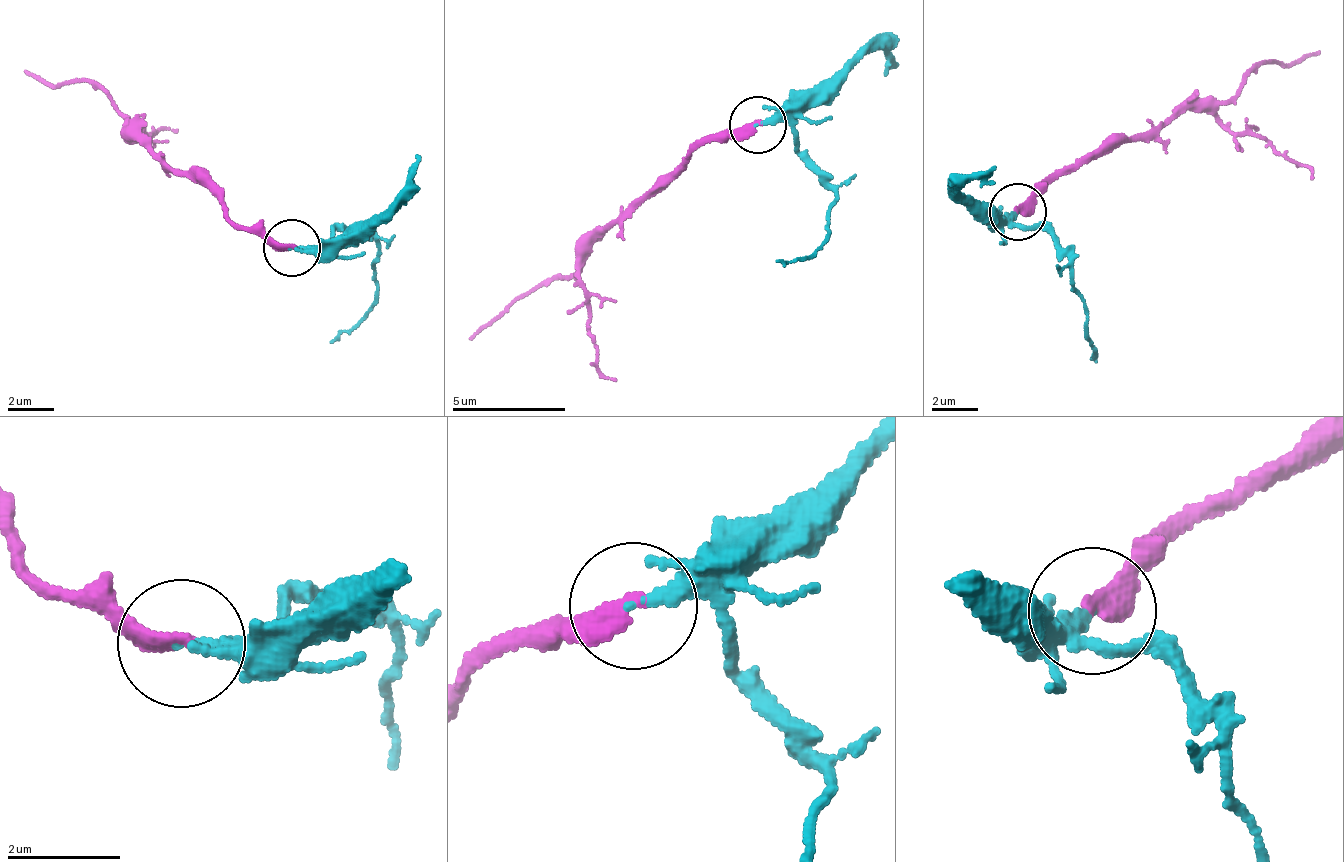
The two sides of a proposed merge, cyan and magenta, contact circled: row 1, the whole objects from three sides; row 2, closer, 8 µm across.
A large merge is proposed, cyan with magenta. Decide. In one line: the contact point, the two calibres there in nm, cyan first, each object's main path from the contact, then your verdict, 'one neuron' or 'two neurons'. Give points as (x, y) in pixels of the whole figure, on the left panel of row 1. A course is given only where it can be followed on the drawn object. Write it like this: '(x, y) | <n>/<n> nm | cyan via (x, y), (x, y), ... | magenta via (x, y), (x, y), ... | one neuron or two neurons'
(291, 248) | 190/320 nm | cyan via (293, 246), (315, 249), (353, 230), (378, 241), (368, 313), (328, 344) | magenta via (293, 246), (254, 234), (233, 222), (208, 188), (122, 121), (101, 89), (69, 80), (48, 86), (22, 72) | one neuron

